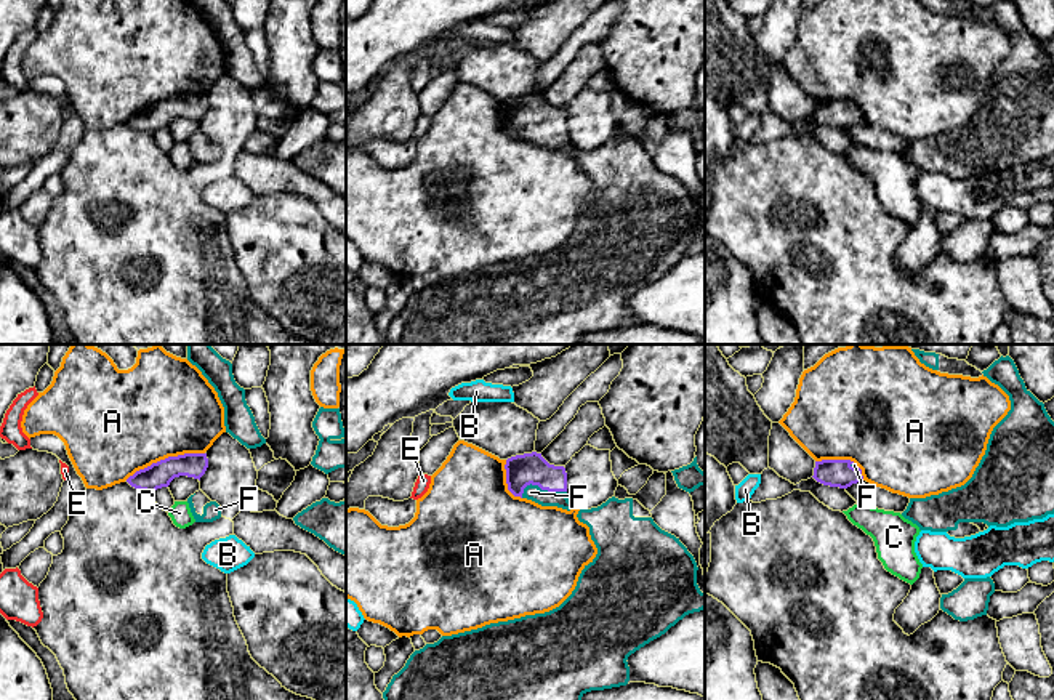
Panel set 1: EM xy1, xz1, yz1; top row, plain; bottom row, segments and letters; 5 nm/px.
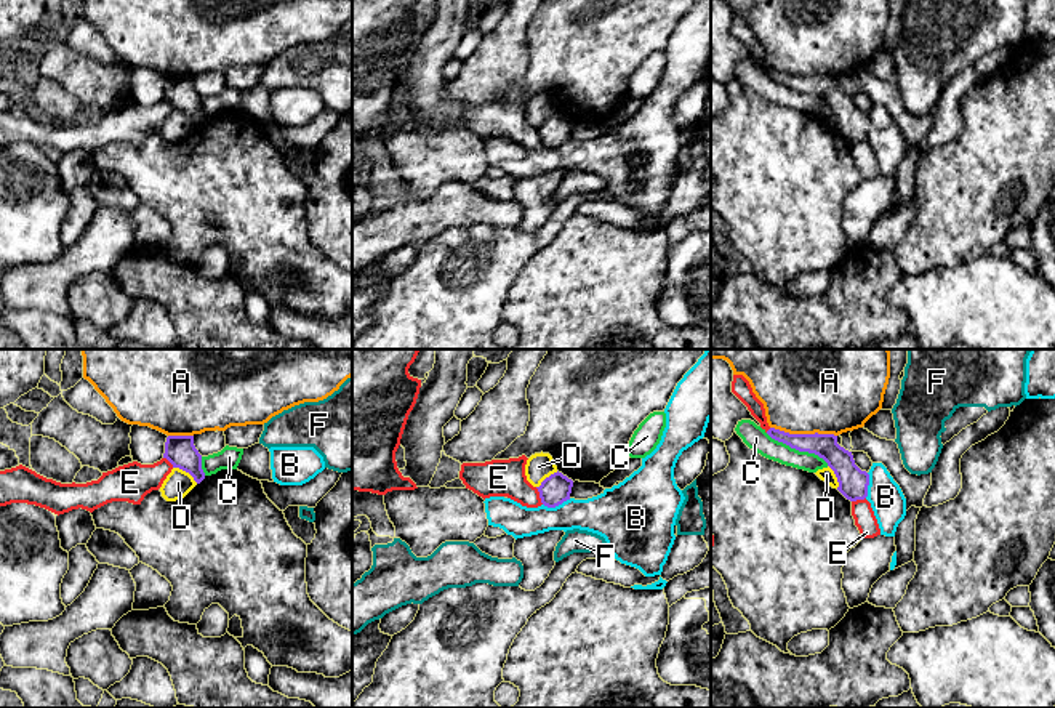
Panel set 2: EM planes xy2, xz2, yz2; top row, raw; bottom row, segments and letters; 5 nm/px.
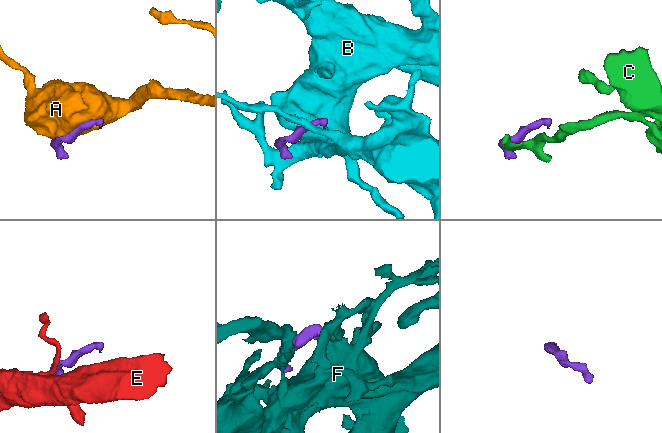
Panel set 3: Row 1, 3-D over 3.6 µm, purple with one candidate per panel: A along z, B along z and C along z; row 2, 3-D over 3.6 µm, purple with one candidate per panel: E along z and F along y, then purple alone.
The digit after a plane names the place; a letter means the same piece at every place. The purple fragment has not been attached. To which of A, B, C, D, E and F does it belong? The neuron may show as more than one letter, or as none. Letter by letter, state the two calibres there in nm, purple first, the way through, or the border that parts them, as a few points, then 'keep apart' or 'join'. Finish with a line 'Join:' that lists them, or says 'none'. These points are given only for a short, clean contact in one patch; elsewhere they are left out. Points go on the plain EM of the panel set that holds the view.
A: calibres 130 and 480 nm; keep apart
B: calibres 150 and 200 nm; border xz2 (570, 140), (554, 148), (543, 146); keep apart
C: calibres 120 and 120 nm; keep apart
D: calibres 160 and 140 nm; border xy2 (173, 108), (186, 112), (197, 124); keep apart
E: calibres 150 and 190 nm; keep apart
F: calibres 160 and 80 nm; way xz1 (531, 109), (531, 116), (540, 128), (531, 133); join
Join: F

